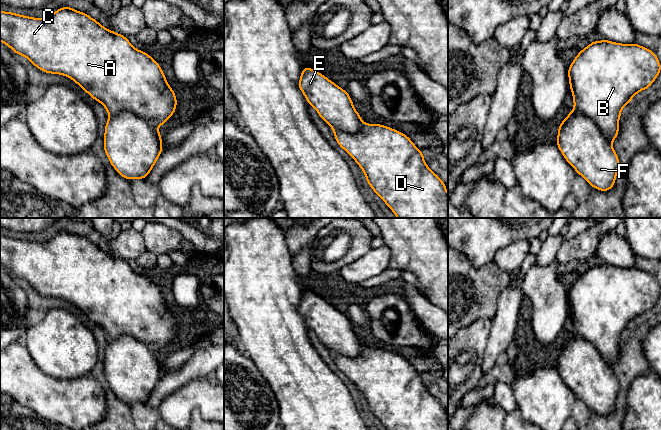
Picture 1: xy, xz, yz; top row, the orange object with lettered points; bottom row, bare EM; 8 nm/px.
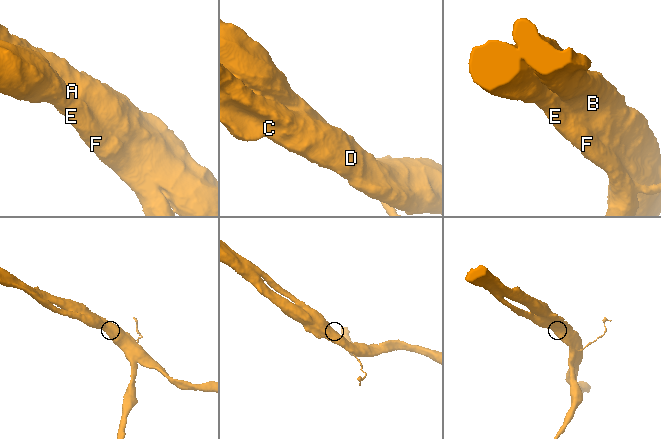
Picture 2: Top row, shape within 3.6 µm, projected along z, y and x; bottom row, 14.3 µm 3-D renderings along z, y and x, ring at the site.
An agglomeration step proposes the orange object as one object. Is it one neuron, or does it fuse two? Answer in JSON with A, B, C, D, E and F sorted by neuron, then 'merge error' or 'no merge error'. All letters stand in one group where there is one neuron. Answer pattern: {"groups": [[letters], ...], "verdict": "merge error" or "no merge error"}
{"groups": [["A", "B", "C", "D", "E", "F"]], "verdict": "no merge error"}

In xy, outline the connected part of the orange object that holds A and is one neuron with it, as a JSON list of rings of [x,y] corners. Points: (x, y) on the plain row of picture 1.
[[[71,230],[61,231],[57,233],[51,240],[40,243],[35,241],[24,240],[14,236],[4,236],[0,234],[0,265],[11,272],[16,279],[25,280],[35,291],[44,297],[59,298],[72,303],[79,309],[83,315],[87,316],[89,320],[99,325],[110,339],[105,348],[103,372],[108,381],[112,391],[117,397],[126,404],[145,403],[154,391],[157,383],[163,376],[162,372],[162,358],[156,353],[162,350],[175,337],[177,332],[177,322],[173,313],[169,310],[167,303],[159,289],[149,278],[133,271],[128,262],[124,259],[118,258],[110,253],[104,252],[99,245],[92,243],[87,237],[74,234]]]

